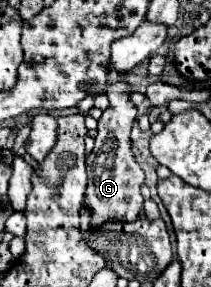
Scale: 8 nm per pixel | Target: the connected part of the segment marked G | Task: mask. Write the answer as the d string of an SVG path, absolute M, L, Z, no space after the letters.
M120 72L118 80L108 84L106 96L110 106L104 110L102 118L98 120L98 136L94 150L86 158L88 170L88 188L84 204L92 210L92 228L100 228L106 220L136 220L142 214L142 196L140 186L144 184L144 172L136 164L132 150L130 150L130 130L136 120L136 106L132 102L132 84L124 78L128 72Z

